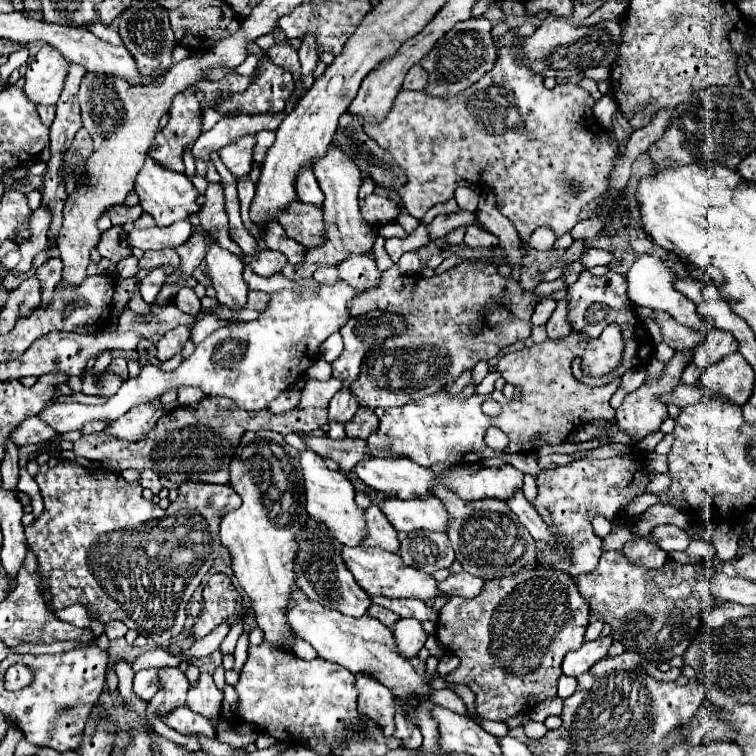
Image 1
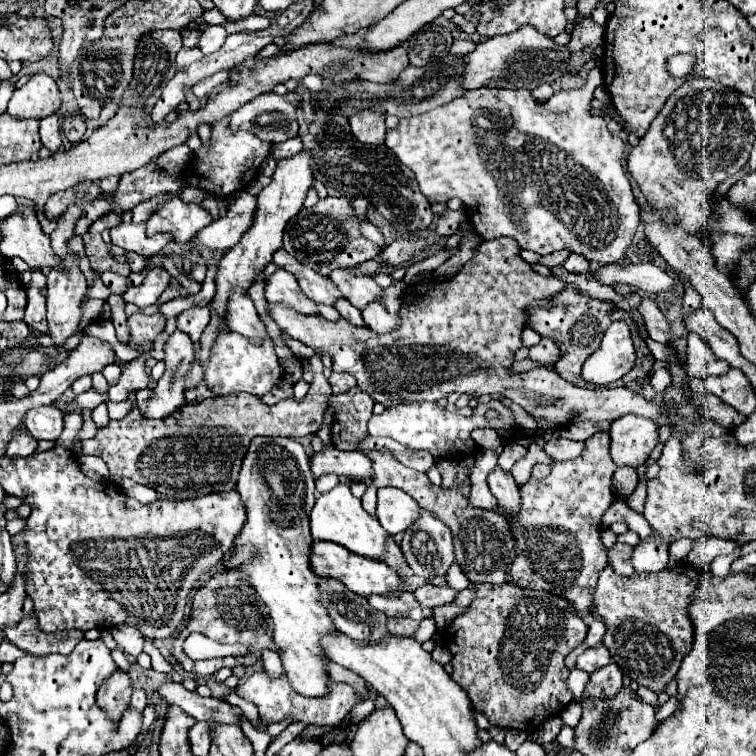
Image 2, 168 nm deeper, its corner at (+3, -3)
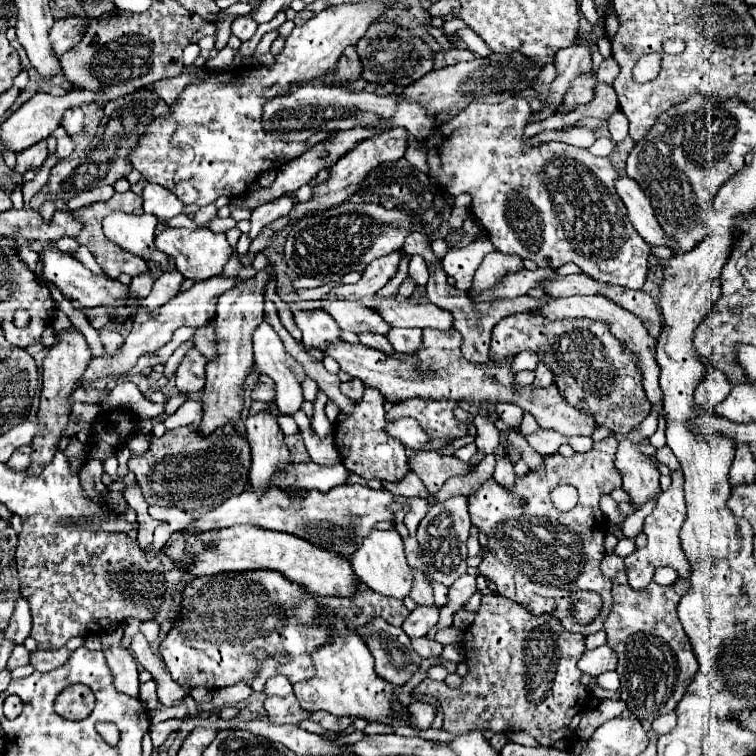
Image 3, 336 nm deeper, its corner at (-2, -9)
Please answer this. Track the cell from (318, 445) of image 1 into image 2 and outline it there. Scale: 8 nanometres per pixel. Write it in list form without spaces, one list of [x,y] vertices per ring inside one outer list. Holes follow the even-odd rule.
[[[370,436],[370,438],[366,438],[362,442],[362,450],[364,448],[382,448],[382,450],[394,454],[394,458],[400,460],[404,466],[414,468],[414,470],[424,472],[424,474],[434,466],[434,456],[430,452],[406,448],[406,446],[402,446],[402,444],[398,444],[398,442],[390,440],[390,438],[372,438]]]

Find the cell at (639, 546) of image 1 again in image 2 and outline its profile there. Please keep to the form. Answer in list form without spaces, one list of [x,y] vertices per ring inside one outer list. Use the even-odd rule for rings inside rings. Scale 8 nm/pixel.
[[[616,542],[608,550],[608,564],[612,566],[612,570],[616,574],[620,574],[620,576],[632,576],[634,574],[634,568],[630,564],[630,556],[632,556],[632,546]]]

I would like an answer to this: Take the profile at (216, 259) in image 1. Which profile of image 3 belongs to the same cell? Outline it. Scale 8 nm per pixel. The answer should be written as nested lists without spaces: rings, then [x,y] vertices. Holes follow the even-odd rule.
[[[261,322],[253,332],[253,354],[259,372],[271,376],[277,388],[277,408],[289,416],[301,408],[301,380],[305,378],[303,368],[285,352],[275,330]]]

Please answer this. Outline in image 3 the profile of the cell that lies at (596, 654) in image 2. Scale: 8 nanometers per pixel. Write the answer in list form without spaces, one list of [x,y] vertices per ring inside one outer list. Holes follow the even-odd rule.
[[[605,644],[595,650],[585,650],[585,654],[579,660],[579,670],[589,676],[599,676],[607,670],[615,670],[617,666],[617,654]]]

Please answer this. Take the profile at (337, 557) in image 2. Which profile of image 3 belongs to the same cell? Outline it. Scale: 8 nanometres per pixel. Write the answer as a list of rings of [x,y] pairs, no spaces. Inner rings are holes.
[[[231,526],[187,538],[183,534],[173,534],[165,544],[165,552],[195,576],[273,570],[281,572],[289,582],[303,586],[309,594],[319,596],[351,596],[355,594],[355,580],[359,580],[351,570],[351,562],[341,554],[321,550],[321,546],[287,532],[271,532],[255,526]]]

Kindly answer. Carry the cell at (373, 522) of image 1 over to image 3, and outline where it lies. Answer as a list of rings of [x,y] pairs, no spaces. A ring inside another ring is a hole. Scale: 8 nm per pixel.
[[[413,568],[413,588],[411,588],[411,598],[415,598],[417,604],[433,604],[433,590],[423,576],[421,570]]]

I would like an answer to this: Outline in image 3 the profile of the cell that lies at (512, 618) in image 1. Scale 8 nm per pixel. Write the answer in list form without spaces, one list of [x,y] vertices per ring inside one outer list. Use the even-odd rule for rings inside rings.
[[[487,594],[473,624],[465,630],[463,648],[469,658],[469,672],[459,688],[425,678],[413,690],[415,694],[435,696],[441,702],[447,732],[461,734],[463,730],[479,728],[485,738],[497,732],[527,732],[541,746],[561,750],[571,746],[573,736],[567,726],[575,714],[589,706],[589,692],[581,684],[583,672],[577,668],[585,652],[583,634],[563,630],[563,624],[553,614],[535,616],[505,596]]]

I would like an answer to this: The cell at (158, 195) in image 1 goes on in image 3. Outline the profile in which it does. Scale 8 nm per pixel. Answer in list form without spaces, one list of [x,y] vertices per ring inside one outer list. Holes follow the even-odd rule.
[[[167,226],[161,234],[157,234],[155,246],[161,252],[165,252],[167,256],[171,256],[175,260],[177,270],[185,278],[191,278],[191,280],[207,280],[207,278],[219,274],[221,268],[225,266],[227,258],[233,252],[233,248],[229,246],[225,234],[217,234],[217,232],[207,230],[207,228],[187,230],[187,228],[171,228],[171,226]]]

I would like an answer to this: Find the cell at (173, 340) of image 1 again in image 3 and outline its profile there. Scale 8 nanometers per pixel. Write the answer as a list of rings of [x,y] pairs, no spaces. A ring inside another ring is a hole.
[[[189,348],[185,358],[181,360],[175,374],[175,388],[183,396],[195,396],[205,386],[205,364],[207,358],[199,354],[197,348]]]

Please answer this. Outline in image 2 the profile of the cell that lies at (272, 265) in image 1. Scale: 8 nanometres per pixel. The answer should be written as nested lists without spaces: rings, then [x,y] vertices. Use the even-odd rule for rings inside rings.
[[[278,270],[268,286],[266,286],[266,300],[268,302],[278,302],[286,308],[292,308],[304,316],[318,316],[320,310],[312,300],[306,300],[306,296],[302,296],[296,278],[284,270]]]

